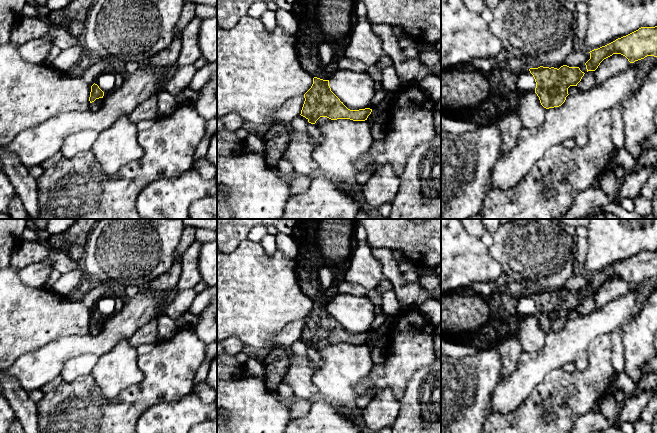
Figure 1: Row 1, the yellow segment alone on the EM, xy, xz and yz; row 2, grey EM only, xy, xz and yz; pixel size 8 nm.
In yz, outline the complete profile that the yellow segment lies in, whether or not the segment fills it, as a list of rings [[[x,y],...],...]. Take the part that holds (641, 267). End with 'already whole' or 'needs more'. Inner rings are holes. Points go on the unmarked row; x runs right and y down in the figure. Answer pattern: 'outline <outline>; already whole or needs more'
outline [[[657,250],[641,251],[589,277],[590,283],[585,287],[587,296],[595,295],[604,283],[613,278],[625,280],[630,287],[647,280],[657,281]]]; already whole

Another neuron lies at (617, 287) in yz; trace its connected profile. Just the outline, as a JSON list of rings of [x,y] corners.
[[[613,278],[604,283],[595,294],[595,306],[599,308],[610,301],[627,294],[630,290],[628,283],[621,278]]]

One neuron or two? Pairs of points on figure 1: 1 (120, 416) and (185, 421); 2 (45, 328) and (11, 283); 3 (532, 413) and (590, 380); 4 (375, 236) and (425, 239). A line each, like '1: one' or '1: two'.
1: two
2: one
3: one
4: one

